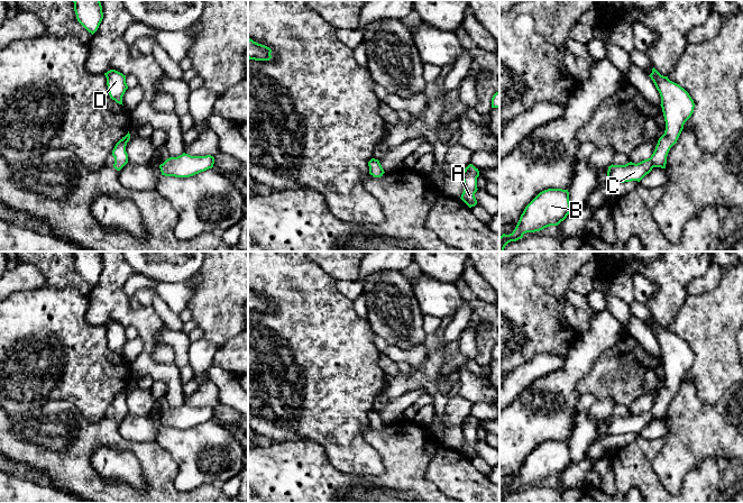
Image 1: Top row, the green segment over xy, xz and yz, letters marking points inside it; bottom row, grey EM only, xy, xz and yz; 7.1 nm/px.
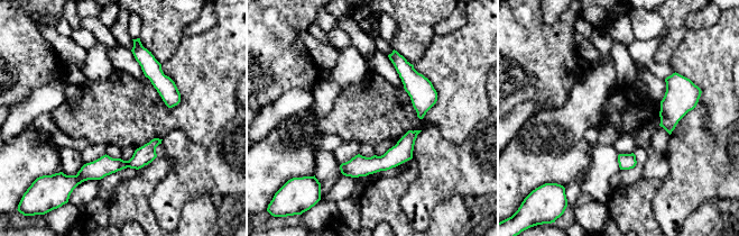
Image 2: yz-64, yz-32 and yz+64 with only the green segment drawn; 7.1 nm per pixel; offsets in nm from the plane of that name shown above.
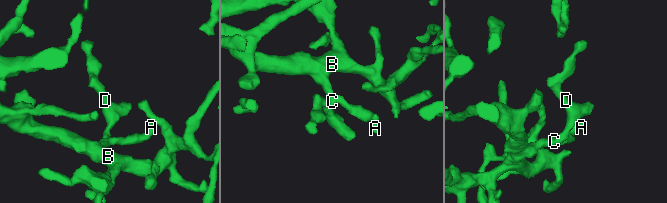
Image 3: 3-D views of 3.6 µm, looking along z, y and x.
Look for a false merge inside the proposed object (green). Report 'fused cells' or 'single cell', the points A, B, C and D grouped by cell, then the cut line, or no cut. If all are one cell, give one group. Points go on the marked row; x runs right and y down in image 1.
single cell; A B C D; no cut

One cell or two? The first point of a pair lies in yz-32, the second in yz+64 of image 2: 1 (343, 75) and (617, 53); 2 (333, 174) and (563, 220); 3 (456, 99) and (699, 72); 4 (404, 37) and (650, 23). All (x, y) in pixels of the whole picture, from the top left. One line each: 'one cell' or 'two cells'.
1: two cells
2: one cell
3: one cell
4: two cells

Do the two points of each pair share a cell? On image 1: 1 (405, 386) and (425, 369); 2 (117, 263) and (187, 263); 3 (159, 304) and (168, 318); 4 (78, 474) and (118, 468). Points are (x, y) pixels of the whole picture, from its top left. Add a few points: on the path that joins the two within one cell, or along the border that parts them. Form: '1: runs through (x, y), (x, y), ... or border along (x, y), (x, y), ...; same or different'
1: runs through (410, 382), (421, 374); same
2: border along (127, 263), (136, 272); different
3: runs through (161, 308), (166, 314); same
4: border along (97, 447), (92, 467), (106, 478), (121, 482); different

